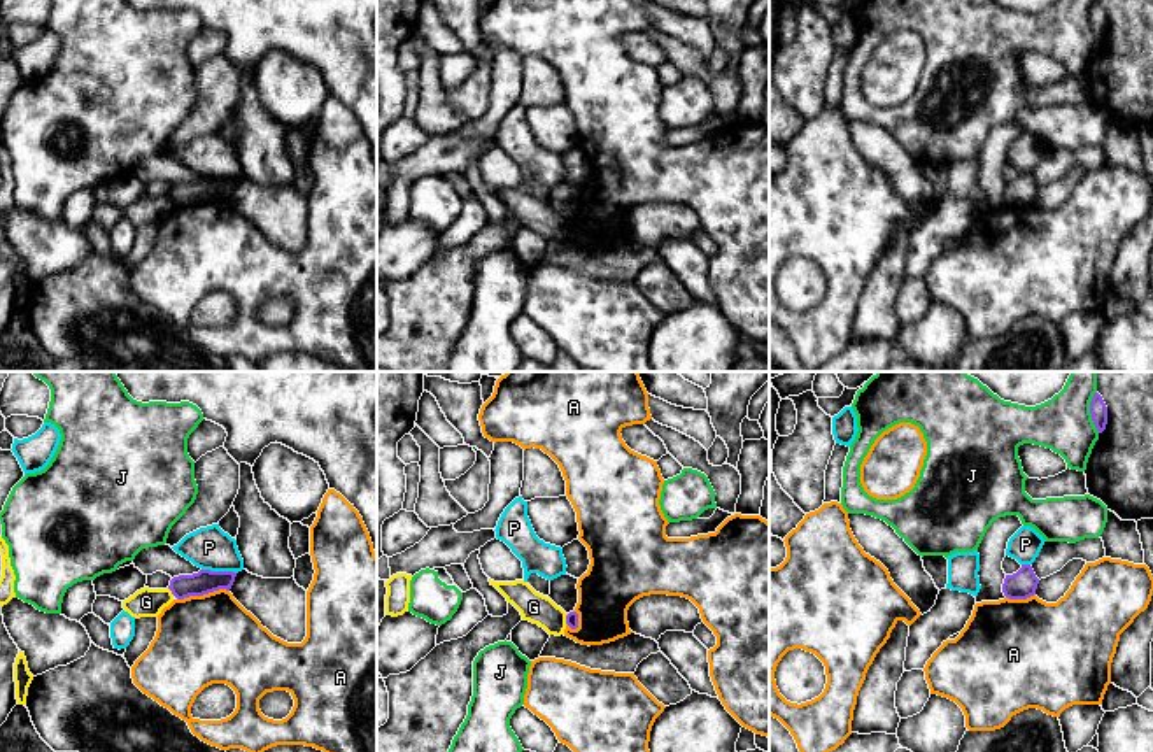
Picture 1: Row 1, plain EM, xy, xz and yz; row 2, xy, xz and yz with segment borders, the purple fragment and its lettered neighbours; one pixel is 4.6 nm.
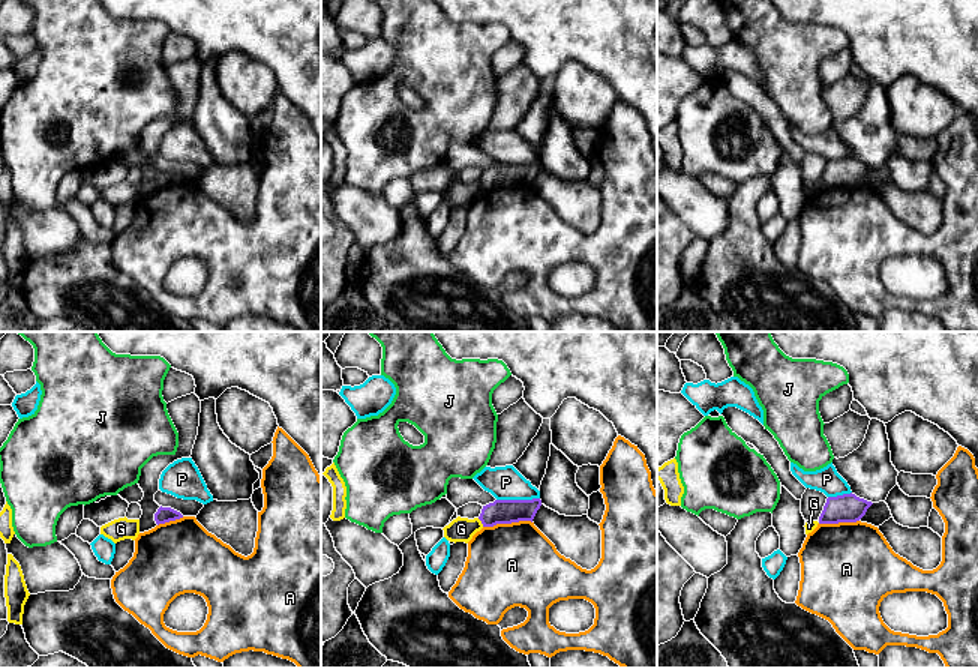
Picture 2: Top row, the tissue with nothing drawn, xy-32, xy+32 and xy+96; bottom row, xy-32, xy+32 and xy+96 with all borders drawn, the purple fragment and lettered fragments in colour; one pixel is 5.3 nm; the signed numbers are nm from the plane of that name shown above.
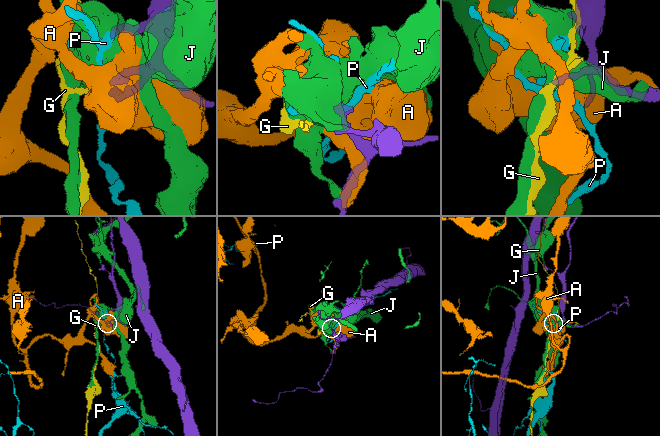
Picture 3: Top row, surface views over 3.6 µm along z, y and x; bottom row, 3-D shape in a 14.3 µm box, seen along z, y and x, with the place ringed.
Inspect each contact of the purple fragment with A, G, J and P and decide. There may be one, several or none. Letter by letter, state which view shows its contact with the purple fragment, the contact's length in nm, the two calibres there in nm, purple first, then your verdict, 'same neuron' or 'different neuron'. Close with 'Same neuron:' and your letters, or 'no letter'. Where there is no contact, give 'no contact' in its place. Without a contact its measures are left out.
A: meets purple in xy; contact 240 nm long; 110 nm thick on the purple side, 420 nm on the other; different neuron
G: meets purple in xy; contact 50 nm long; 110 nm thick on the purple side, 130 nm on the other; different neuron
J: meets purple in yz; contact 190 nm long; 80 nm thick on the purple side, 260 nm on the other; different neuron
P: meets purple in xy; contact 160 nm long; 110 nm thick on the purple side, 190 nm on the other; different neuron
Same neuron: no letter

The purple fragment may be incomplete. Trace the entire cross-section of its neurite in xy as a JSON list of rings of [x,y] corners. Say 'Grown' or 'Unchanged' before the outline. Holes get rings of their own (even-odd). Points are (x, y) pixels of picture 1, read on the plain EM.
Unchanged. [[[200,177],[193,182],[179,182],[170,188],[168,196],[177,207],[203,203],[219,196],[230,198],[235,189],[235,179]]]

